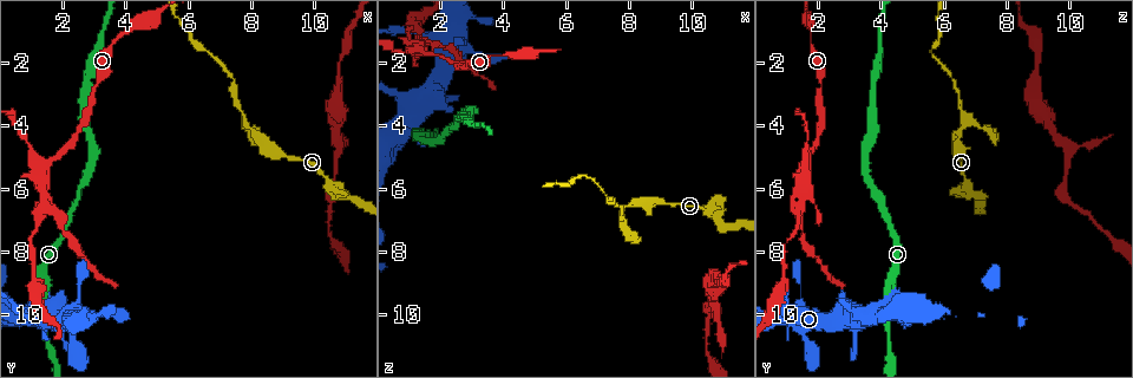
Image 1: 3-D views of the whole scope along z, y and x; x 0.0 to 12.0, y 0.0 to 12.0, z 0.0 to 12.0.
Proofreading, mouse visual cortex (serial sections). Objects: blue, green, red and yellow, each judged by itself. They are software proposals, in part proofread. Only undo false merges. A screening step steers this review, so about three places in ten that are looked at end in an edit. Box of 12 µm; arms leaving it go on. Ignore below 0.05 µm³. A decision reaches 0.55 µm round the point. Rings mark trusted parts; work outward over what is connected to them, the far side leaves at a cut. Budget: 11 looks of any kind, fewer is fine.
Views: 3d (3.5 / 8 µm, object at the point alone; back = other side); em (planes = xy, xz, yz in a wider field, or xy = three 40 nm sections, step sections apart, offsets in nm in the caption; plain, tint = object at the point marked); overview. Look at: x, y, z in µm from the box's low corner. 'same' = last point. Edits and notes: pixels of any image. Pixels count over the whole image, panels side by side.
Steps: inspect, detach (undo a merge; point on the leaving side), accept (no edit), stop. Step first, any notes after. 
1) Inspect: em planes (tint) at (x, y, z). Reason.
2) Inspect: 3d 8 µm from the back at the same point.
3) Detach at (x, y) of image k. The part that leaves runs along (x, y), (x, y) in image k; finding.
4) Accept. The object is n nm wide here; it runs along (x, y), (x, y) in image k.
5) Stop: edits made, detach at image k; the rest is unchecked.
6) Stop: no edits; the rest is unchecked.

Inspect: 3d 3.5 µm at (2.5, 8.9, 1.4). Thick turns thin.

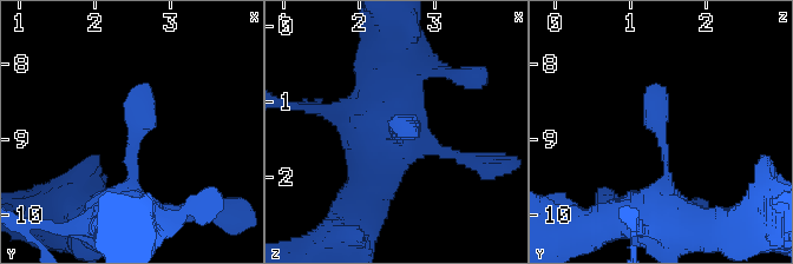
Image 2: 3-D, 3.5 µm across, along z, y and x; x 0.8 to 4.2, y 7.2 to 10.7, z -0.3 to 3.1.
Inspect: em planes (tint) at (2.50, 8.90, 1.40). Now the EM.

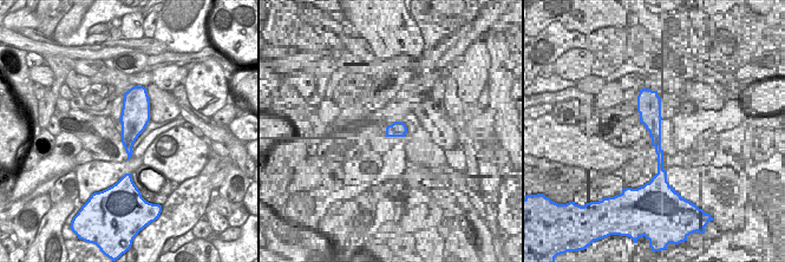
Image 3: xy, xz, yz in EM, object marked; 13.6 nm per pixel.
Accept. The object is 380 nm wide here; it runs along (130, 211), (144, 85) in image 2; one cell here.

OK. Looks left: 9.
Inspect: 3d 3.5 µm at (1.3, 10.2, 1.1). A narrow waist.

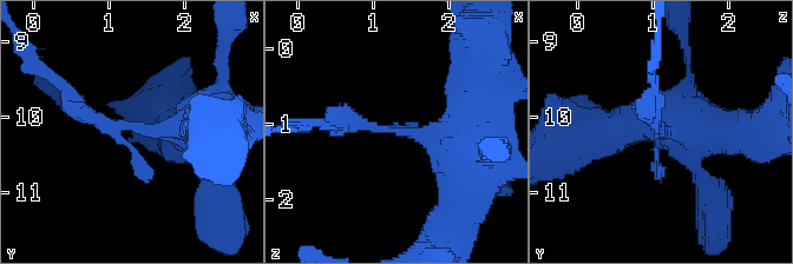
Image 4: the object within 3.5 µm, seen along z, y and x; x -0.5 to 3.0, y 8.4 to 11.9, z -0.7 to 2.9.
Inspect: em xy step 3 (tint) at (1.25, 10.10, 1.10). Shape alone is not enough.

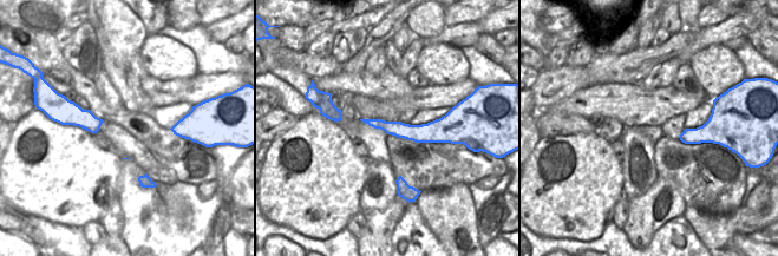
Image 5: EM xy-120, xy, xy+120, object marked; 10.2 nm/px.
Detach at (141, 169) of image 4. The object is 160 nm wide here; a border runs along (385, 120), (385, 128), (391, 133) in image 5; two cells meet here.

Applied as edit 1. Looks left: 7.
Inspect: 3d 8 µm at (1.5, 5.4, 1.6). Three-way junction.

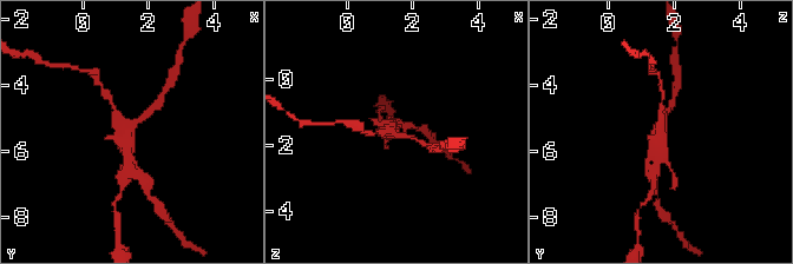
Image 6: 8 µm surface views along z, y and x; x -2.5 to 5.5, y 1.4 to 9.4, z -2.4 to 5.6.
Inspect: em xy step 1 (tint) at (1.5, 5.4, 1.6). Need the tissue.

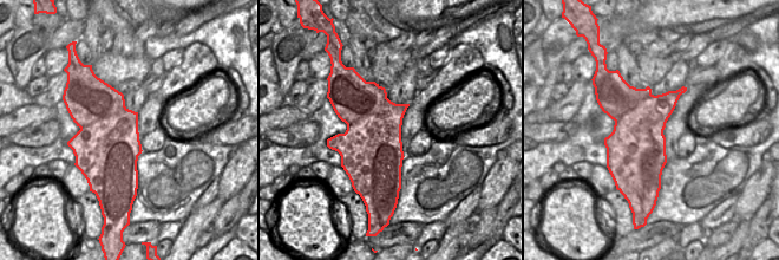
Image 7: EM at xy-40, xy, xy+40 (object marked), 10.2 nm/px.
Detach at (106, 96) of image 6. The object is 600 nm wide here; the part that leaves runs along (124, 126), (99, 83) in image 6; two cells meet here.

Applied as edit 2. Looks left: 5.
Inspect: 3d 3.5 µm at (8.0, 4.1, 6.6). Branch point.

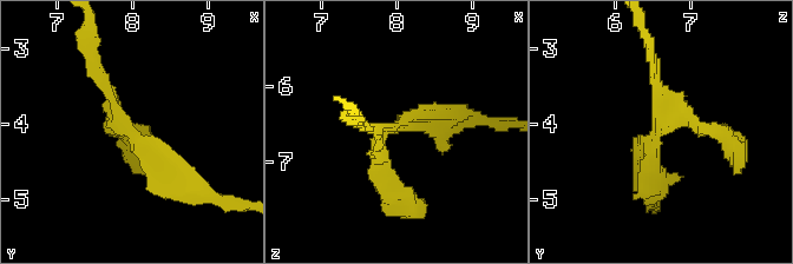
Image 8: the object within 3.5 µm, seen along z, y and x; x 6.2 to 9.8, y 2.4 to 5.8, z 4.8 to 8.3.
Inspect: em xy step 1 (plain) at (7.95, 4.15, 6.50). 3 arms meet here; the arms are 150, 200, 350 nm wide; now the EM.

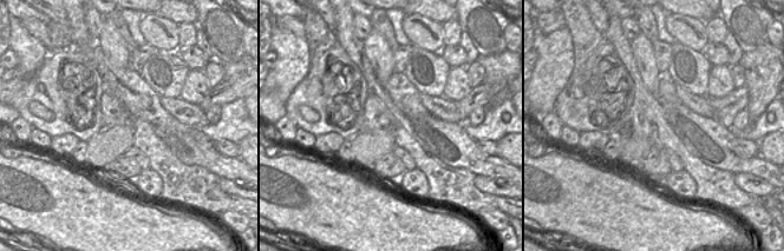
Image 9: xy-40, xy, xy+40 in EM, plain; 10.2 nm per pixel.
Inspect: em xy step 1 (tint) at the same point. With the object marked.

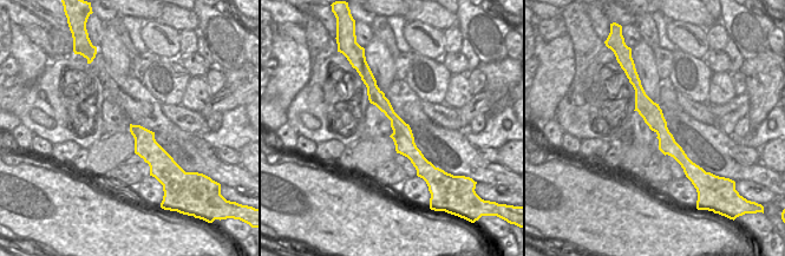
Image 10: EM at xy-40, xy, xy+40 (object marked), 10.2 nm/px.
Accept. It runs along (189, 186), (145, 157), (94, 66) in image 8; all the same cell.

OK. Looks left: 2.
Stop: edits made, detach at image 4, detach at image 6; the rest is unchecked.

